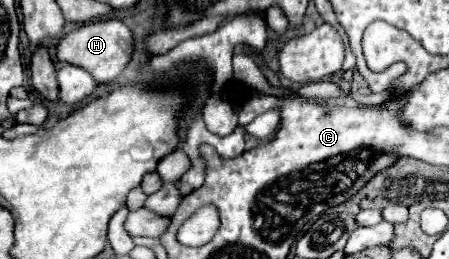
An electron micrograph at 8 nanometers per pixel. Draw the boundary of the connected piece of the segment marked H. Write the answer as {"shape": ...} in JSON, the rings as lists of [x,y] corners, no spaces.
{"shape":[[[118,19],[84,25],[58,41],[58,61],[86,69],[98,83],[108,83],[116,79],[132,61],[132,55],[134,55],[134,35]]]}

